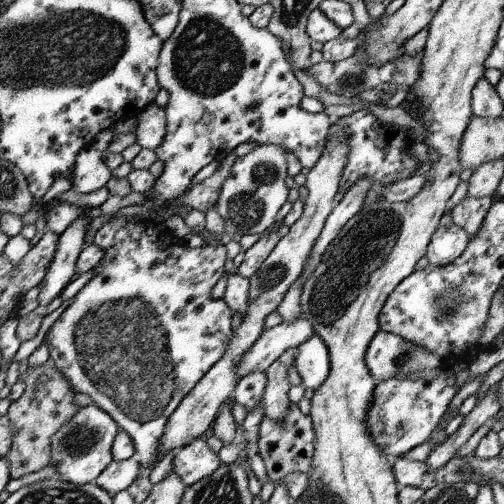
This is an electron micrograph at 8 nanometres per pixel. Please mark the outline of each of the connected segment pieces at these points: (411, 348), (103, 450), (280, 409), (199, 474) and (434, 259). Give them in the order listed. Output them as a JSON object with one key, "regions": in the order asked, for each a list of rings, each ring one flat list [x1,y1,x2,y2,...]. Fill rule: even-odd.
{"regions":[[[379,331,370,342,365,362,376,382,405,379,415,372,442,368,444,364,439,354,385,331]],[[94,403,80,407,80,410,72,416,72,420,67,422,52,436,52,460,50,464,56,464,58,477,82,486,82,484,92,483,98,478,106,466,114,461,112,447,116,434,120,428,119,424,101,408]],[[292,348,288,352,284,352,278,360,276,360,267,370,266,384,264,396,262,397,262,407,264,408,264,415,274,422,284,422,286,412,290,410,290,396,288,392,291,388,288,382,288,370,290,364,294,362,297,355,297,348]],[[205,438,183,447,173,460,174,472,180,476,187,488,202,478,210,477,220,464,218,454,210,449]],[[455,223,449,228,439,227,428,244,425,258,431,266,448,266,468,248,470,237]]]}

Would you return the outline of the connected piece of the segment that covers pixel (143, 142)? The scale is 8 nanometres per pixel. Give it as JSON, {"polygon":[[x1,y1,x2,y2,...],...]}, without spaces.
{"polygon":[[152,103,146,106,143,113,140,113,136,119,136,143,142,149,156,150,166,136,167,121,164,108]]}

